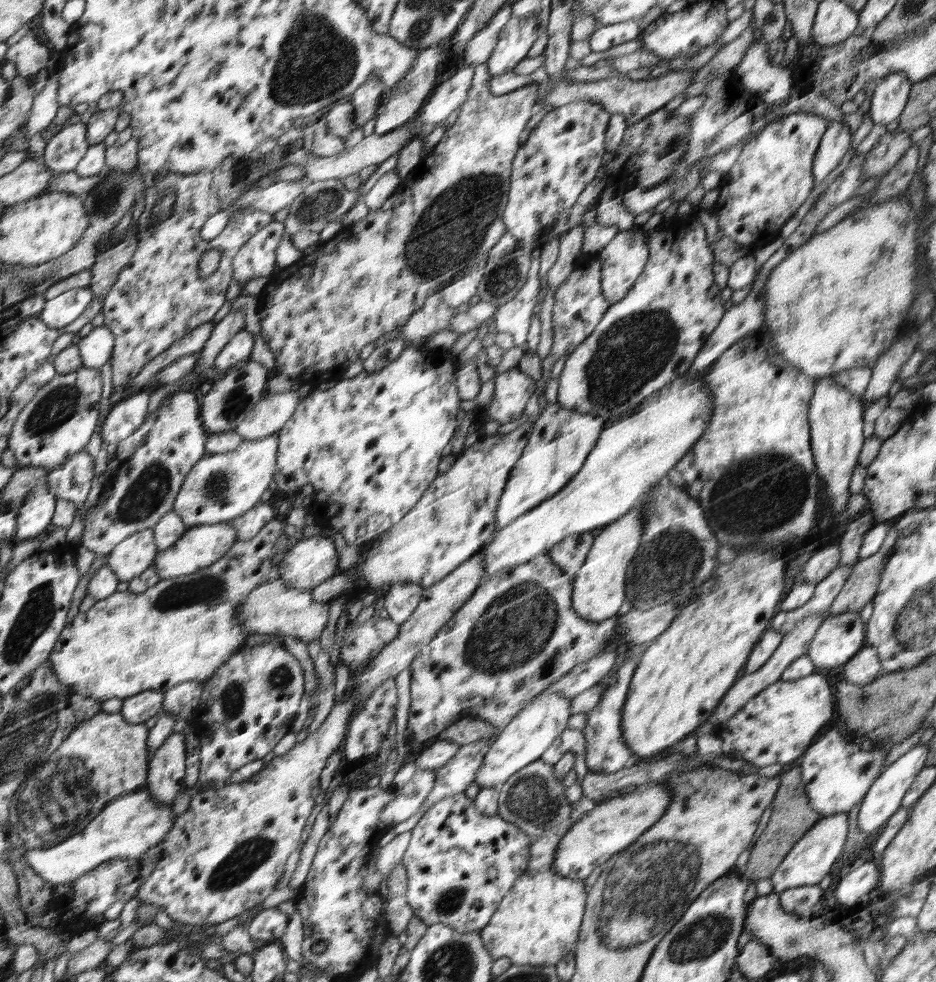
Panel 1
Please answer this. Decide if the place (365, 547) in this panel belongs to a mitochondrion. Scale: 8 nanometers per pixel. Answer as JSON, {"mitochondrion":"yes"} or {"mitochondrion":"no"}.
{"mitochondrion":"no"}

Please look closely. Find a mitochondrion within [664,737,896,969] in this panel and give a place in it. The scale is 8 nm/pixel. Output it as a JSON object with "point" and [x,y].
{"point":[706,934]}

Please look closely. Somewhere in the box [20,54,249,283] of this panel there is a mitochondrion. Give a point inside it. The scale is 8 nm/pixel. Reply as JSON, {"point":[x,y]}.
{"point":[110,197]}

